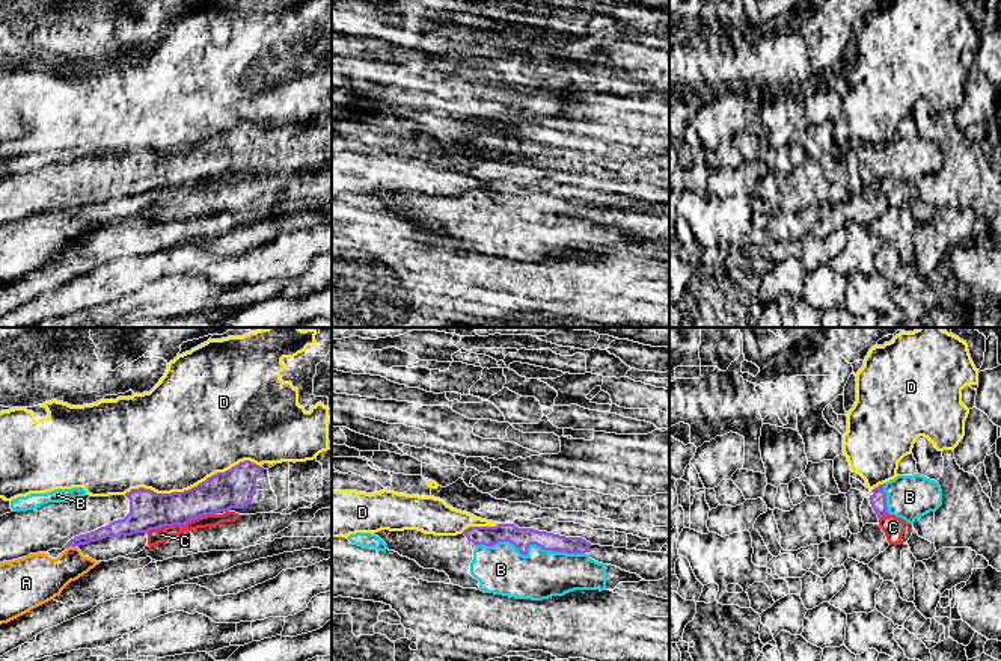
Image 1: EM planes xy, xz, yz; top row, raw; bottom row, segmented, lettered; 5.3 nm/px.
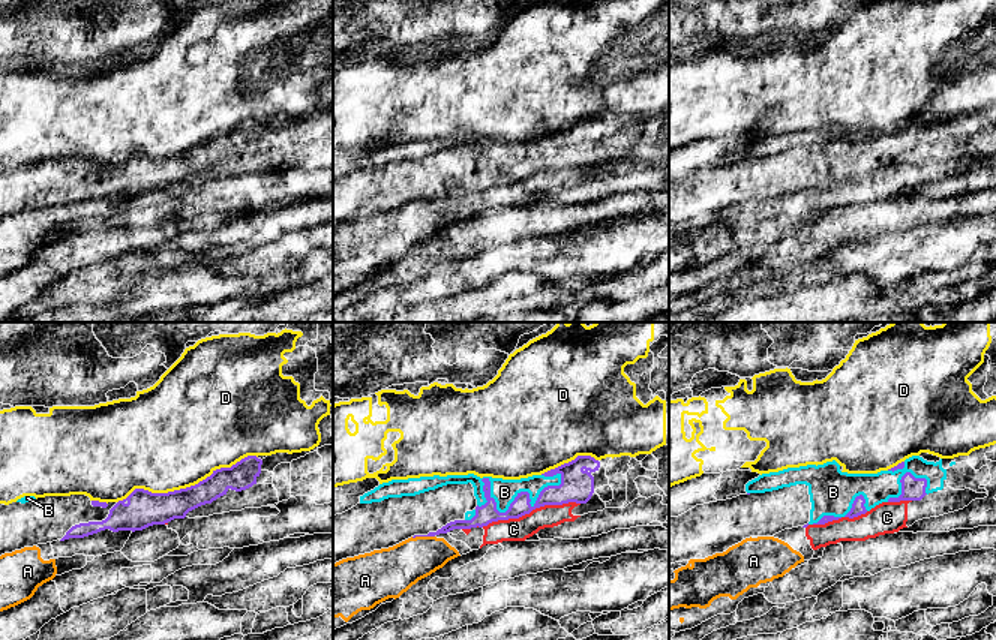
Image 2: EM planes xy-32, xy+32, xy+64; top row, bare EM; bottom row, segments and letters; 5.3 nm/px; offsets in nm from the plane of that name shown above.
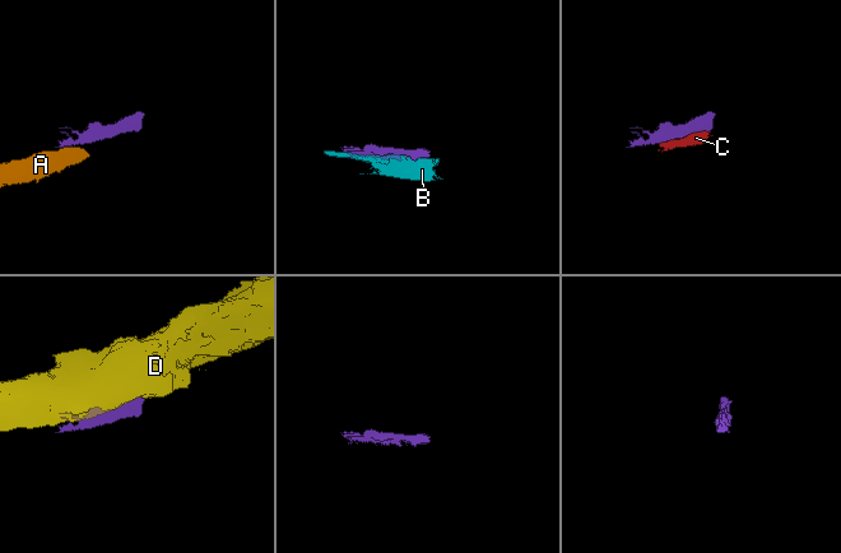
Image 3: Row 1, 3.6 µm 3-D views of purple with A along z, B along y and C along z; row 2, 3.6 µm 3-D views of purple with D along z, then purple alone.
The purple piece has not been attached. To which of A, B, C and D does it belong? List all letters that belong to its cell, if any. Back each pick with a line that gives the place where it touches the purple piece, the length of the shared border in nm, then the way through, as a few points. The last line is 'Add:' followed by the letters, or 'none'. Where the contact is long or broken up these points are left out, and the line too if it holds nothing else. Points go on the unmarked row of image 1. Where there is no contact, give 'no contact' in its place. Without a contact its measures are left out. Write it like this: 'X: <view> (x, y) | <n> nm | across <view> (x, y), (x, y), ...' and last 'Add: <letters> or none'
B: xz (528, 209) | 600 nm
Add: B

